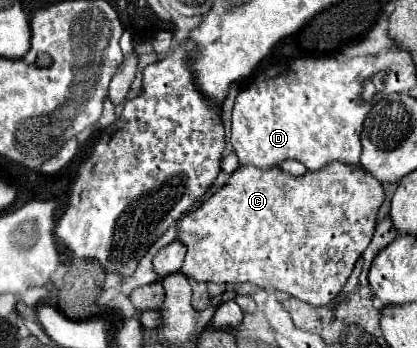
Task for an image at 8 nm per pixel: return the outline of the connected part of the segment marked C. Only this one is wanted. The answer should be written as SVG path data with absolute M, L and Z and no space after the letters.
M332 161L332 163L324 165L322 169L318 169L318 171L306 171L300 177L292 177L290 173L282 171L280 167L276 167L276 169L256 169L254 165L240 165L230 175L228 183L222 189L218 189L202 205L198 205L196 209L188 211L180 219L176 239L186 245L186 257L184 257L184 263L180 267L180 273L184 277L188 277L188 279L198 281L198 283L252 283L252 285L258 285L258 287L262 287L266 291L284 291L284 293L288 293L288 295L292 295L292 297L296 297L300 301L306 301L306 303L310 303L314 307L328 305L342 291L344 283L348 281L348 277L350 277L350 273L354 269L354 263L360 259L360 255L370 245L372 233L374 233L374 227L376 227L376 215L378 215L378 209L380 209L382 203L384 203L382 183L376 181L376 179L372 179L370 173L364 171L358 165L348 165L348 163Z

